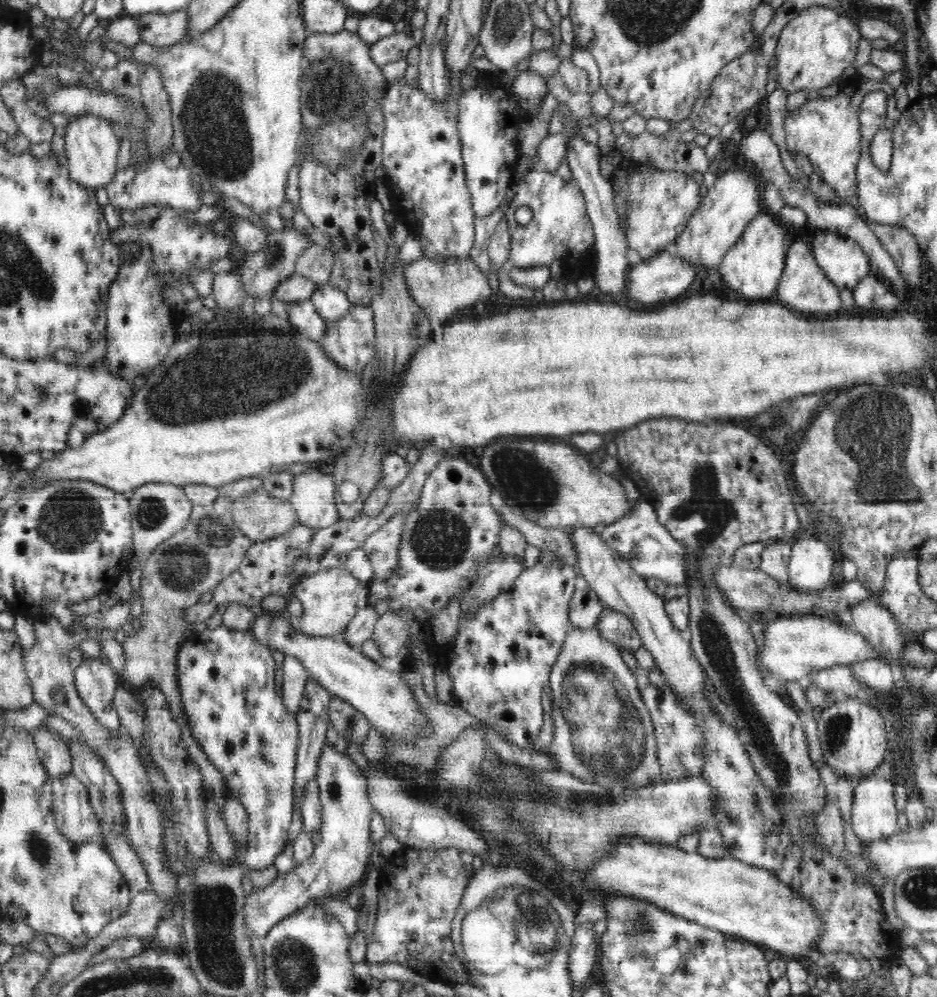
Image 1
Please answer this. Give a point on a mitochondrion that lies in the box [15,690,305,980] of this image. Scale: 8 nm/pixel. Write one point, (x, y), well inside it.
(41, 850)

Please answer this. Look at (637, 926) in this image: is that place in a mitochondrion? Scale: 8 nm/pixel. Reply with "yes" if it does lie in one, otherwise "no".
yes

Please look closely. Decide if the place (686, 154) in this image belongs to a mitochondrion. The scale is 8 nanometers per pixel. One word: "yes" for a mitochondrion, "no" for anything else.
no

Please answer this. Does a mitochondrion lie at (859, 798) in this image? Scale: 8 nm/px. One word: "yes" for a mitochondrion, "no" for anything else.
no

